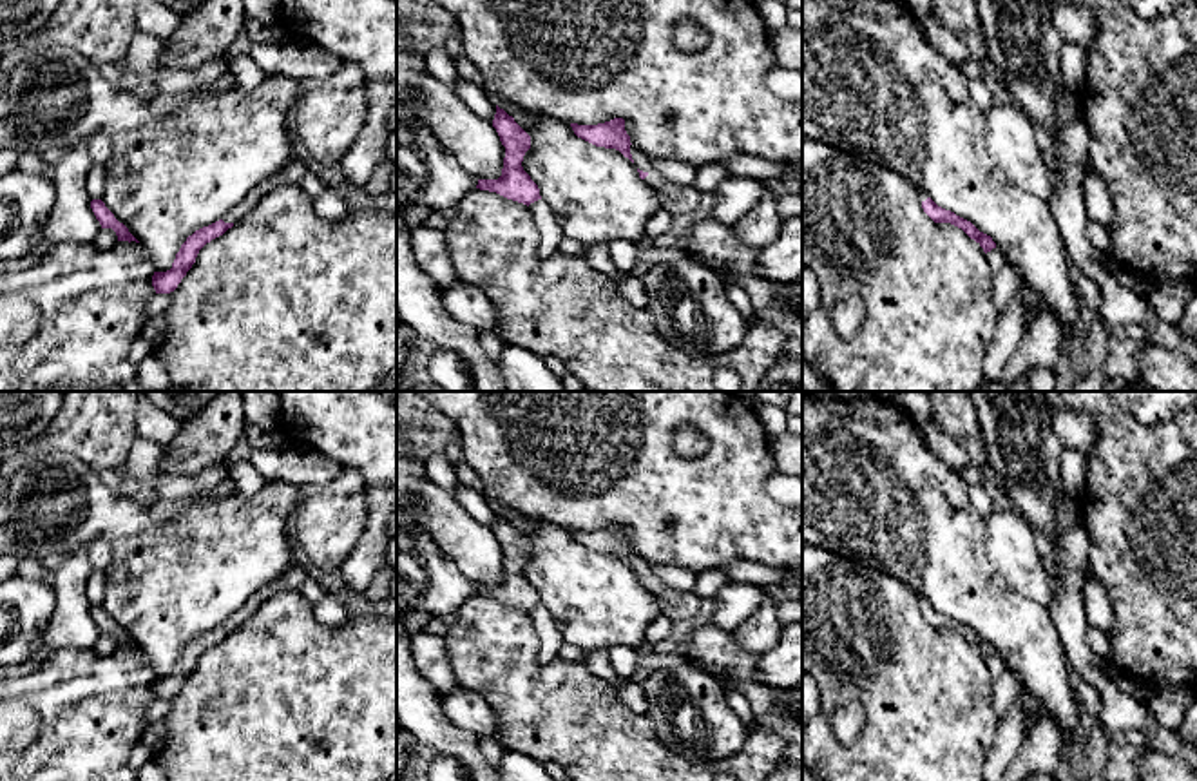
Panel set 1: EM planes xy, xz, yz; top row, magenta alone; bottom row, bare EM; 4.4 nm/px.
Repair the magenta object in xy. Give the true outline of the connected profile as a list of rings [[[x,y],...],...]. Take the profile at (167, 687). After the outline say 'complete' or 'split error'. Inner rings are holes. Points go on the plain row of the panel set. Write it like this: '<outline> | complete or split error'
[[[290,565],[277,580],[257,591],[228,622],[188,641],[176,660],[172,674],[167,678],[154,678],[152,692],[156,699],[174,698],[206,649],[223,641],[228,634],[241,627],[272,596],[284,591],[299,591],[306,578],[308,574],[304,567]]] | split error

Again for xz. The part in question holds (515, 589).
[[[498,511],[493,533],[505,553],[502,582],[498,585],[478,585],[476,594],[496,598],[529,612],[541,605],[538,591],[522,573],[525,558],[531,554],[531,542]]] | complete

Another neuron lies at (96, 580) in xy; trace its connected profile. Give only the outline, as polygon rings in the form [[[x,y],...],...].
[[[92,571],[87,580],[87,600],[92,605],[101,605],[105,600],[105,571]]]

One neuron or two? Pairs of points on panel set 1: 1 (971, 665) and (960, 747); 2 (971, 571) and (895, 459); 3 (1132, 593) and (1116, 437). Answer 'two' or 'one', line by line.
1: one
2: one
3: one

